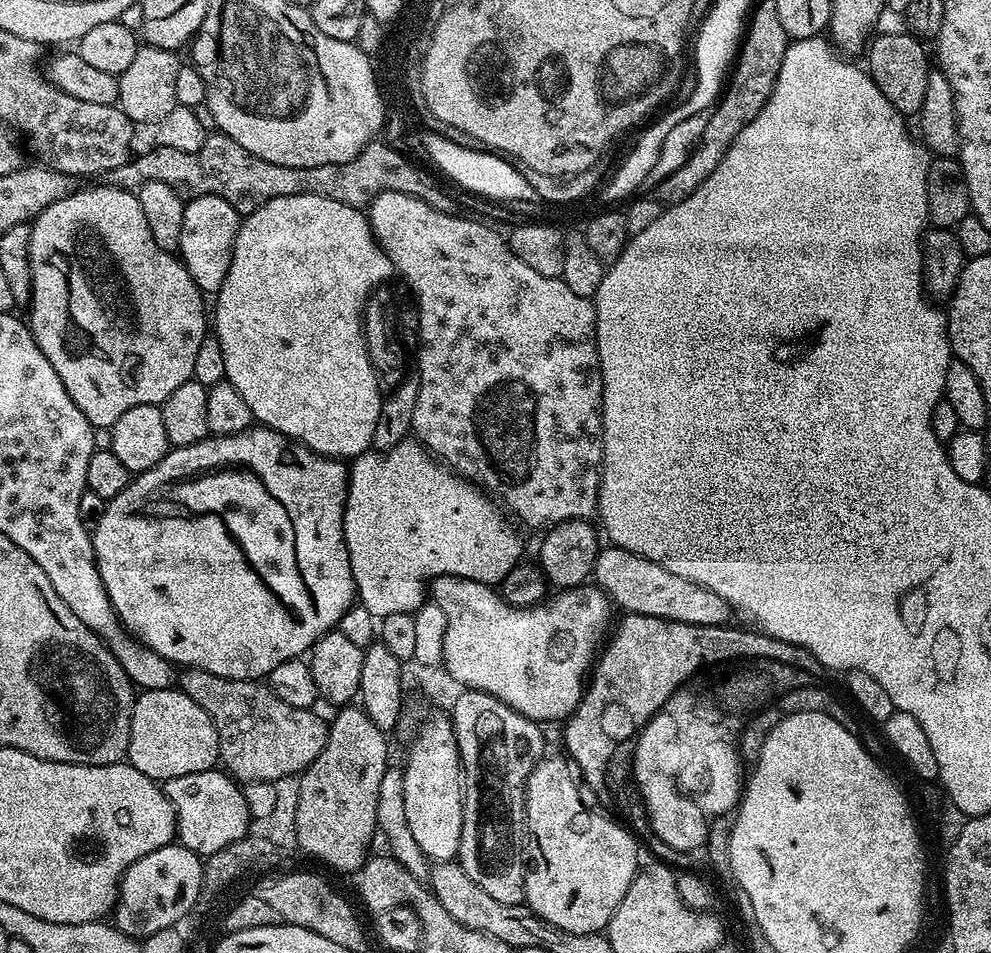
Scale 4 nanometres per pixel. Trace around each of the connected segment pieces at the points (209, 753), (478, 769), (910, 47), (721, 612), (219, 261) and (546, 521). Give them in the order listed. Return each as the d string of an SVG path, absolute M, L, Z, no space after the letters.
M179 687L162 690L141 691L132 704L130 734L128 735L127 763L133 764L146 778L163 782L170 778L182 778L182 774L211 772L217 767L220 758L218 730L194 702Z
M464 690L450 709L460 751L464 817L458 862L490 898L524 904L526 821L524 791L534 766L545 755L541 725L485 692Z
M888 32L885 36L876 34L871 37L866 48L866 71L878 86L878 90L886 94L886 102L890 102L890 106L894 106L894 110L901 112L904 117L912 118L922 110L922 102L926 102L930 52L920 45L923 43L915 35L904 32Z
M615 546L601 547L592 576L595 587L601 588L617 609L625 608L623 611L633 616L653 616L702 626L724 626L734 616L733 608L718 598L714 590L690 582L678 574L670 574L670 570L658 566L658 562L630 554L630 550Z
M194 196L185 203L178 255L201 293L215 294L220 291L222 282L226 282L232 261L232 247L241 223L240 213L234 210L234 206L230 206L230 202L226 202L226 198Z
M383 192L372 199L366 209L368 224L388 255L393 269L400 272L403 283L410 289L418 309L420 324L420 353L416 356L416 368L420 378L418 406L414 406L412 432L437 460L443 462L457 476L472 481L489 496L495 498L521 525L543 529L560 524L564 520L588 520L595 517L600 502L600 474L604 462L604 435L602 434L602 374L596 349L596 306L589 297L574 294L566 282L555 276L538 274L526 266L518 254L512 252L505 233L495 232L491 223L467 220L452 212L443 212L410 194Z

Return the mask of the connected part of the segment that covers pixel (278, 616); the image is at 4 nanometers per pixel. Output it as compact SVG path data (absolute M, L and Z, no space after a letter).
M253 426L233 436L209 435L207 440L200 440L196 444L182 446L181 448L172 448L154 467L133 475L129 479L128 485L122 490L122 494L118 494L114 499L105 503L104 513L100 521L98 521L98 526L91 529L90 532L92 545L96 551L98 574L102 578L102 586L106 590L108 601L114 606L116 617L118 617L125 630L133 638L139 640L150 651L157 652L162 658L166 658L172 664L183 666L185 669L197 668L203 672L209 672L215 676L230 678L231 680L263 681L274 670L274 666L282 666L282 662L290 662L291 660L303 657L305 653L315 646L320 638L326 635L326 633L333 631L339 625L342 614L346 614L346 610L352 607L354 601L357 599L356 583L352 577L350 558L346 550L346 542L344 541L344 507L346 506L346 498L348 497L348 469L349 465L343 459L315 455L309 452L304 445L296 443L295 440L287 440L285 436L275 432L273 428L263 426Z

